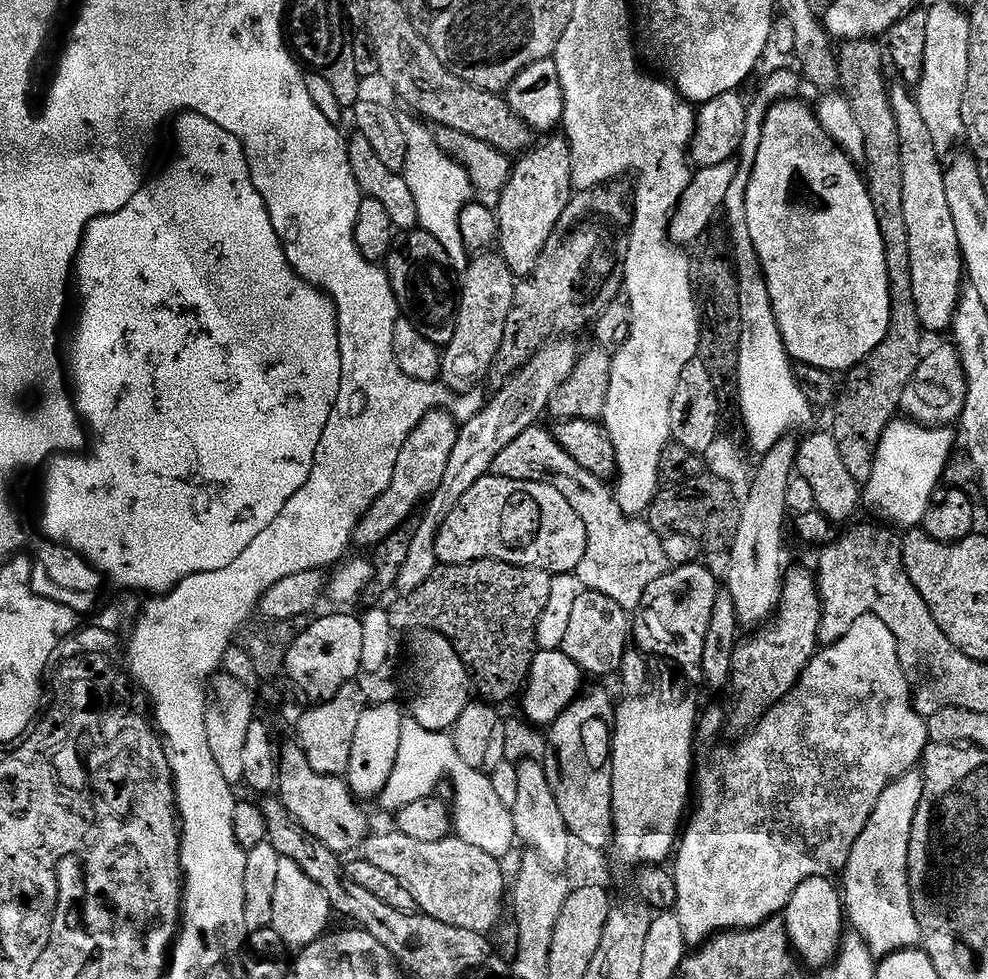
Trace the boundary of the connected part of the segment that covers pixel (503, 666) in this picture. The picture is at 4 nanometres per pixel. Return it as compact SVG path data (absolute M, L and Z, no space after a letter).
M501 560L446 564L437 567L436 572L430 574L422 586L418 586L418 590L401 595L400 601L388 608L390 626L394 626L398 634L415 633L417 630L441 632L456 648L460 661L467 666L475 691L477 688L485 701L501 706L515 692L517 695L528 681L530 666L538 651L538 618L542 618L542 610L546 610L546 602L550 599L552 578L553 573L537 568L519 568L516 564L507 564Z

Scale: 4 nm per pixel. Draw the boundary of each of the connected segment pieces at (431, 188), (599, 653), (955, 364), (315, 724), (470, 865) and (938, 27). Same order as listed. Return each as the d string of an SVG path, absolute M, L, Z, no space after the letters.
M416 123L420 124L414 125L413 128L411 125L410 128L410 173L412 172L412 176L410 175L410 183L412 185L412 190L416 193L417 197L422 198L423 207L426 209L427 232L432 236L436 236L439 240L444 241L444 247L447 248L453 264L456 265L457 269L464 270L464 267L470 263L470 257L467 250L462 246L460 215L464 207L473 199L472 194L474 195L474 187L464 166L457 164L451 156L448 156L439 148L433 129L429 127L427 123Z
M585 590L574 606L562 651L574 658L574 662L578 662L578 666L589 677L619 673L624 656L630 651L629 609L618 606L618 602L606 594Z
M955 347L936 348L925 355L920 361L918 370L914 370L914 378L906 386L902 394L900 412L909 421L922 424L930 428L943 429L944 424L955 425L966 406L966 390L968 376L960 361L960 354Z
M353 682L342 686L334 698L309 707L301 718L300 724L294 728L298 743L306 754L310 766L320 774L343 777L350 766L350 750L354 746L354 734L358 731L358 722L362 722L362 714L366 707L364 692L359 683Z
M395 830L384 832L381 836L369 834L358 849L359 855L373 866L387 870L393 878L398 878L414 894L417 909L423 915L434 918L438 922L446 922L446 926L458 926L458 930L474 930L485 934L500 920L500 911L506 908L506 890L504 894L504 872L500 869L501 861L478 850L468 842L459 839L455 834L438 842L418 842L418 838L410 838Z
M955 2L931 5L926 18L926 58L922 62L922 78L915 85L914 95L918 110L922 110L922 122L926 122L926 130L930 130L930 139L944 158L953 151L956 143L965 139L962 122L962 102L966 98L966 77L970 74L970 22L968 12L959 8Z

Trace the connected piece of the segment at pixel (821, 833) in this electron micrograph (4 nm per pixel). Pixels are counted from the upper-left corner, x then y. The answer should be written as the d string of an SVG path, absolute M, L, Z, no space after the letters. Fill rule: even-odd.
M863 616L838 638L838 642L821 647L816 657L806 666L799 682L792 687L791 694L782 702L778 702L764 715L764 719L743 737L737 748L729 752L720 752L704 769L698 772L698 788L700 784L700 801L696 804L696 813L691 813L686 829L679 839L674 852L674 875L677 884L677 902L674 909L676 917L682 922L682 934L686 934L686 942L690 946L705 944L707 940L720 932L734 932L737 928L753 928L762 922L779 917L788 907L790 898L794 898L794 890L815 876L829 878L843 873L851 860L851 854L860 835L870 822L878 800L887 788L900 776L913 771L923 761L924 752L928 749L928 722L912 702L912 687L908 684L908 675L898 654L898 646L890 626L877 616Z

